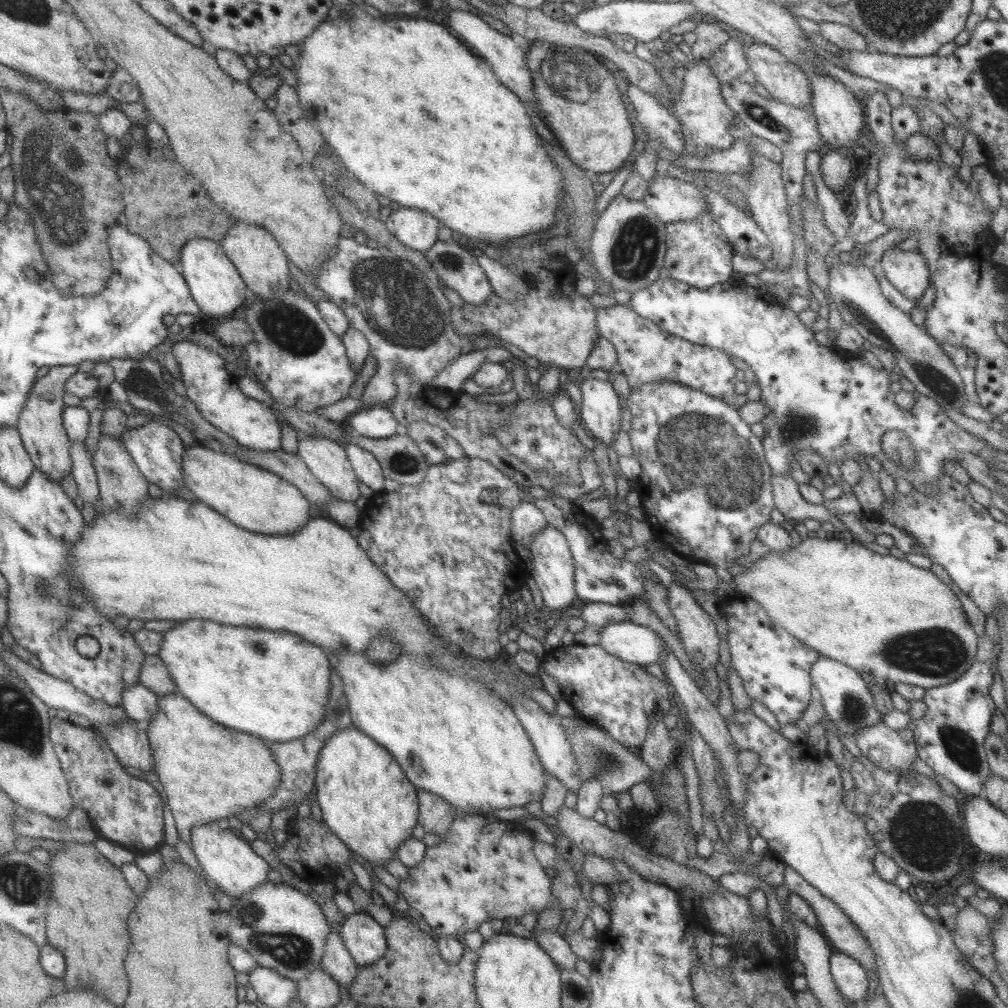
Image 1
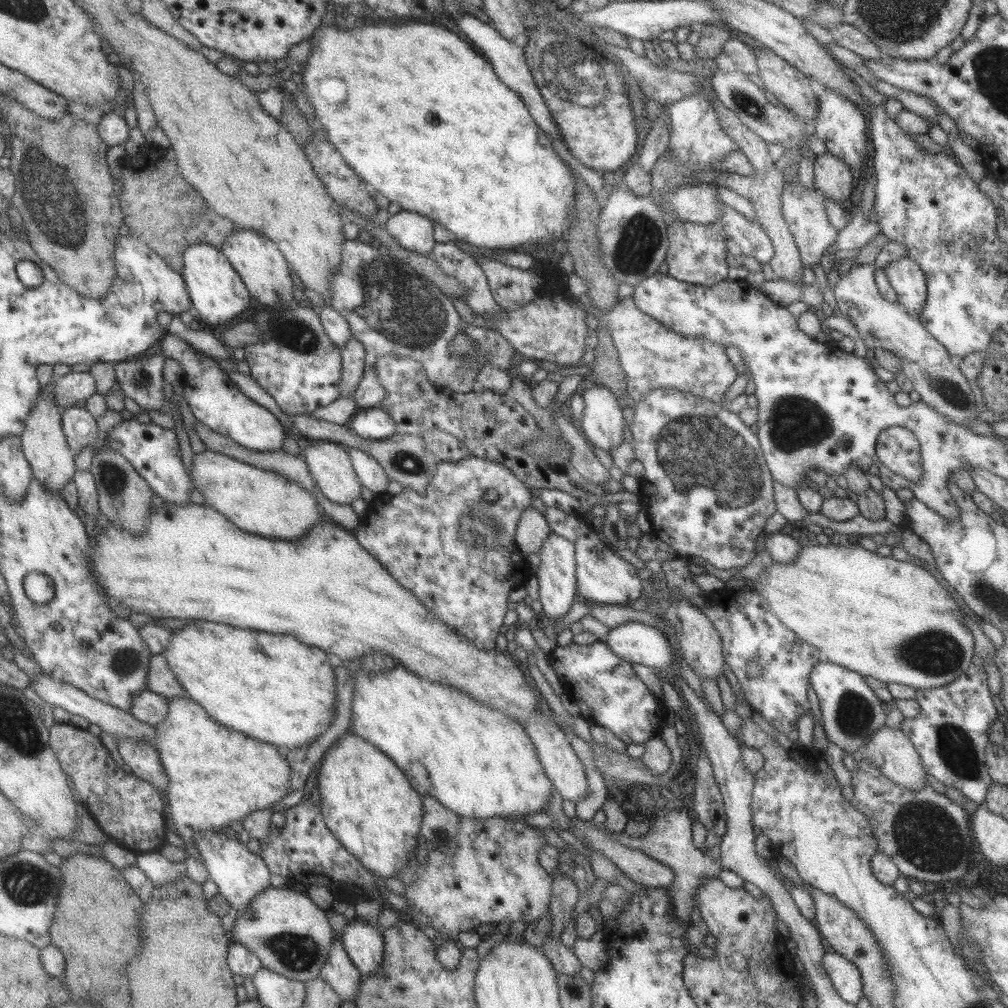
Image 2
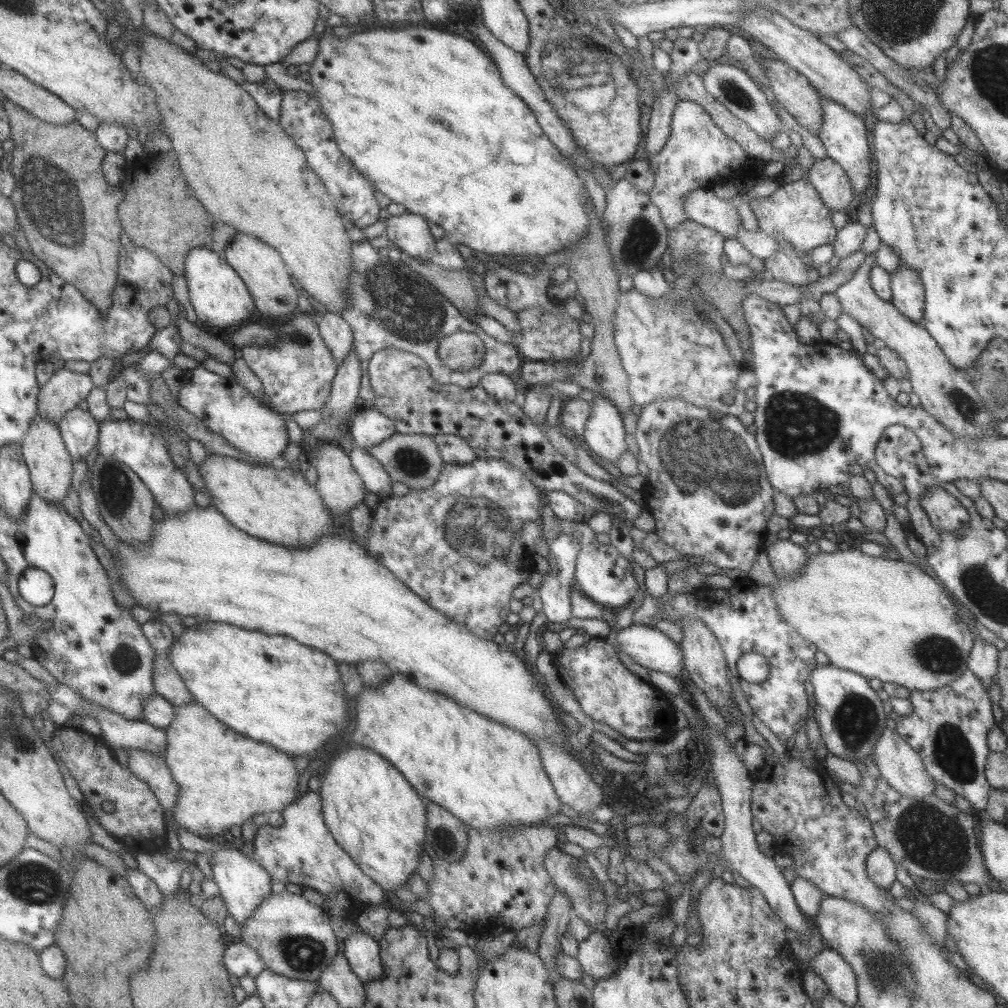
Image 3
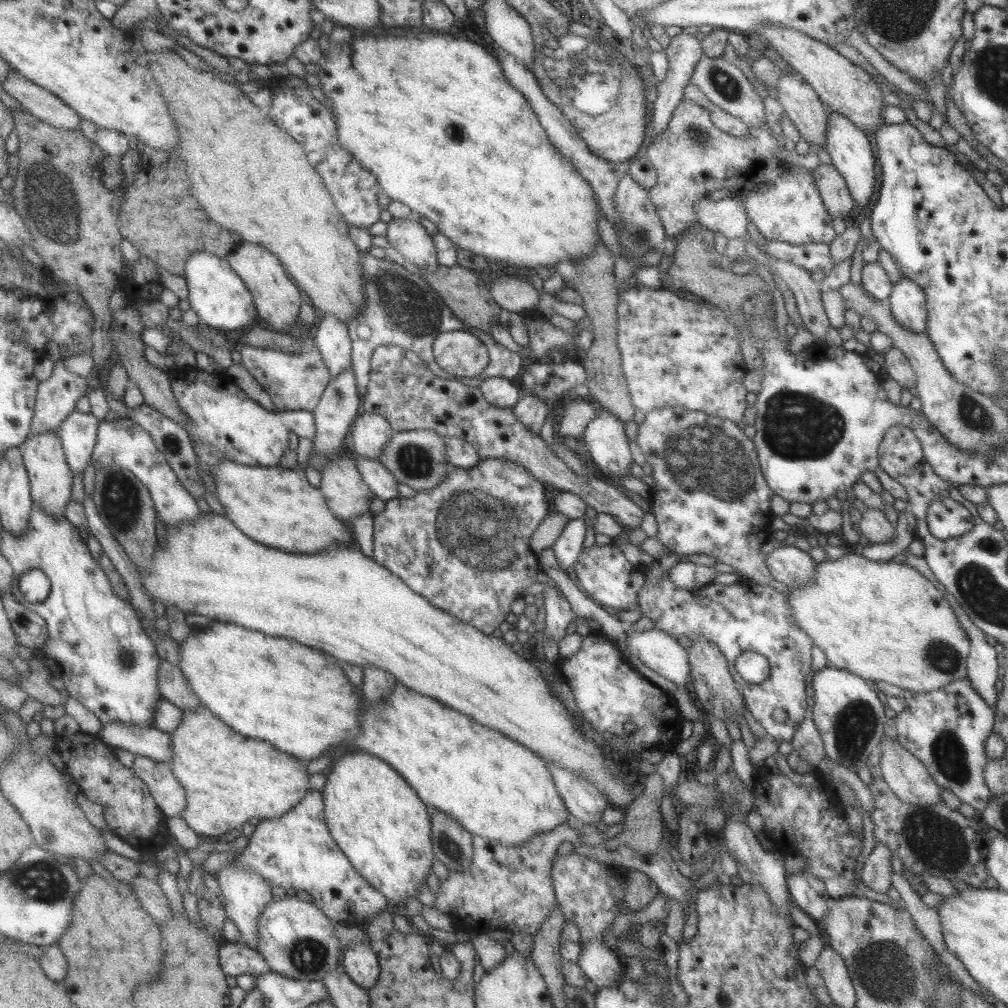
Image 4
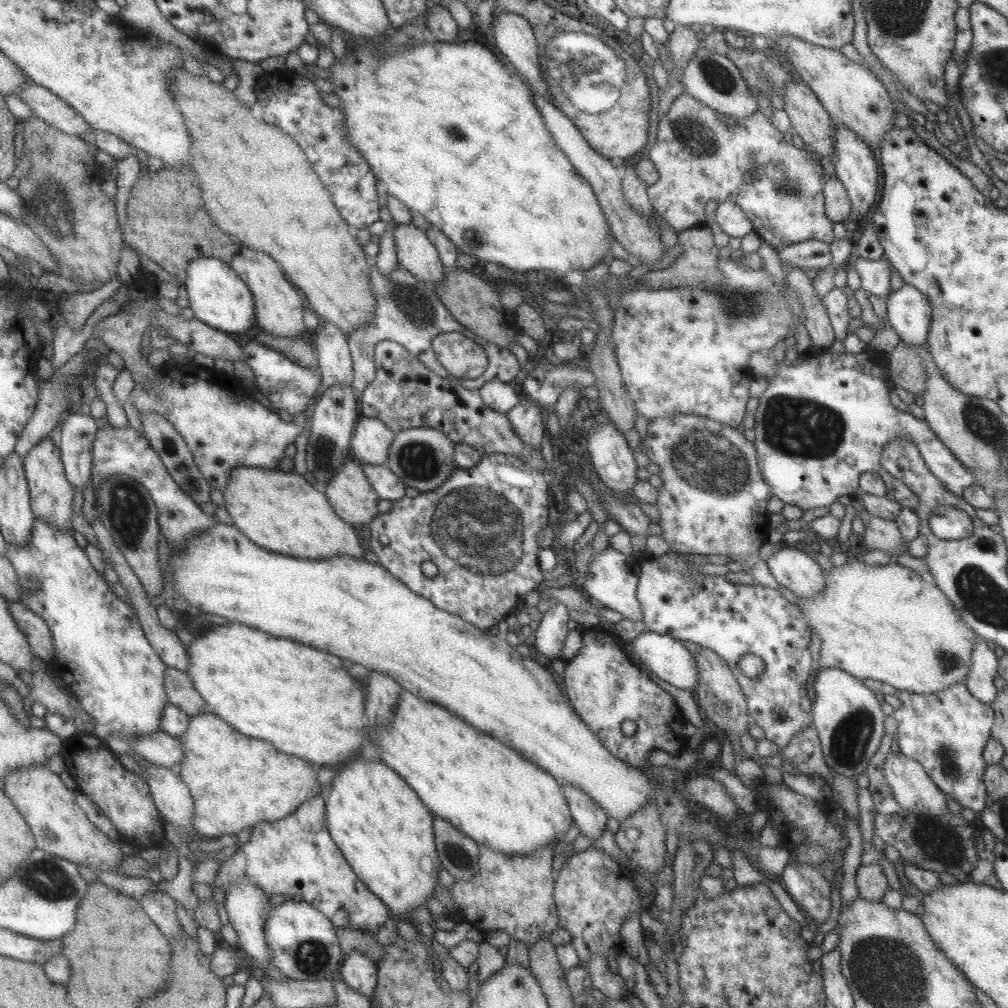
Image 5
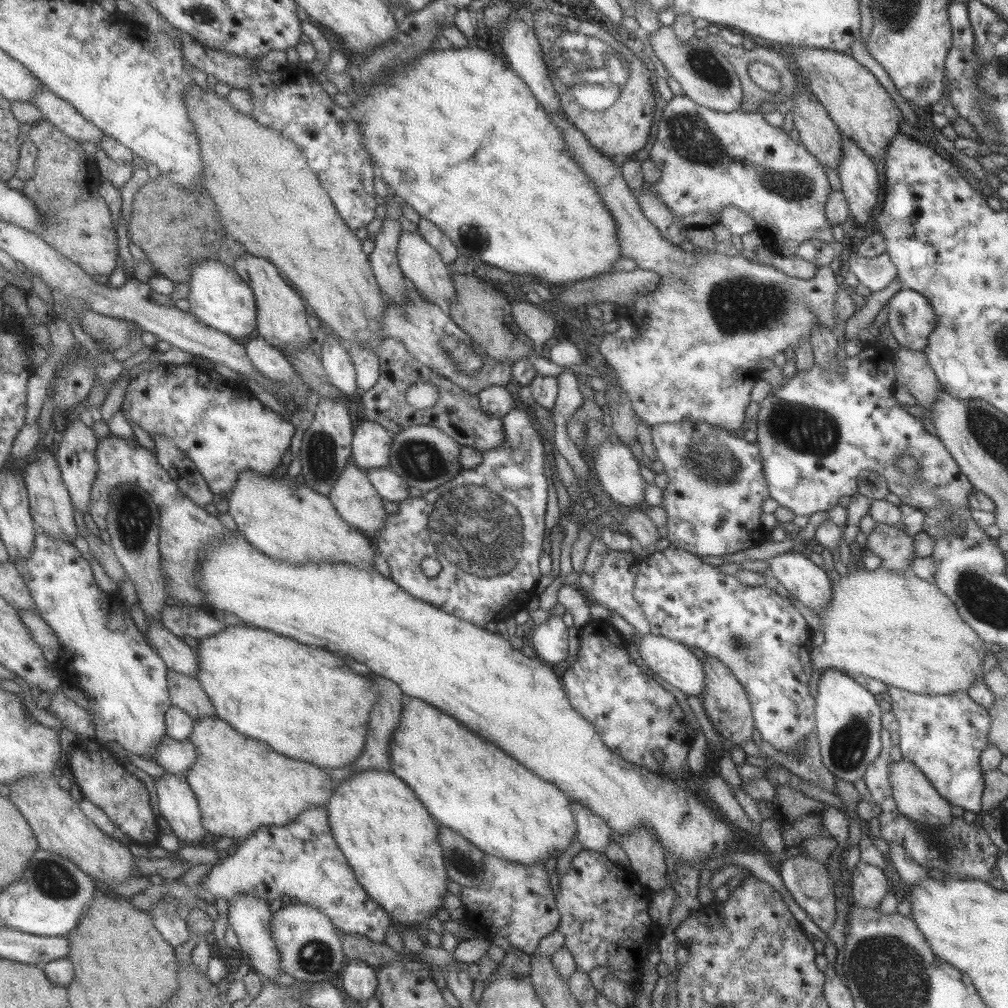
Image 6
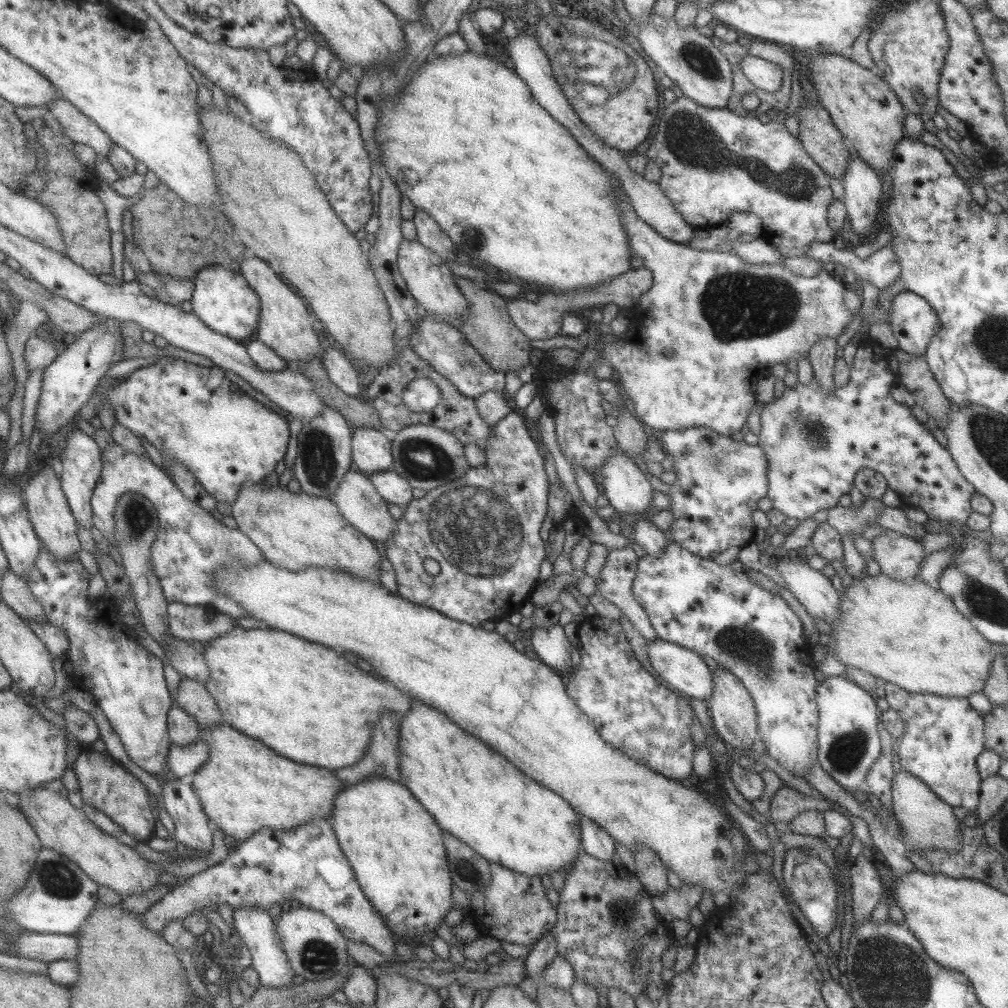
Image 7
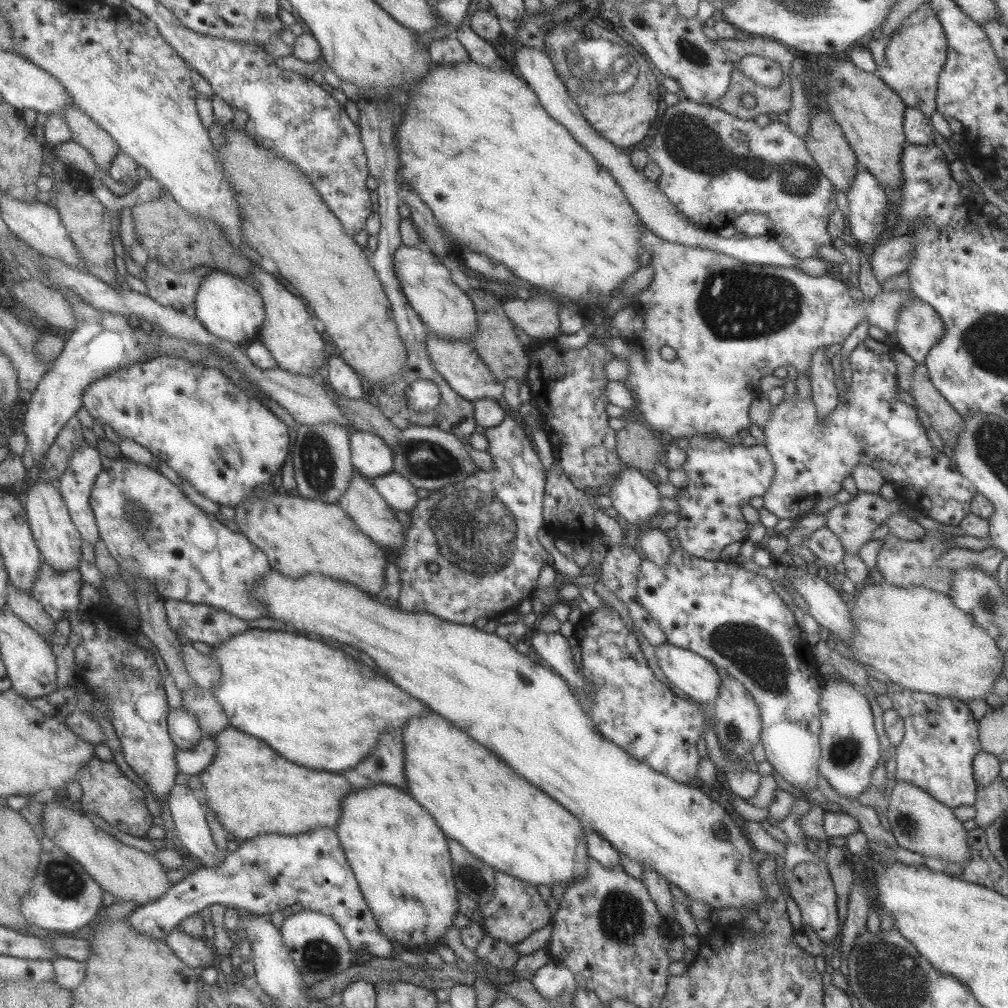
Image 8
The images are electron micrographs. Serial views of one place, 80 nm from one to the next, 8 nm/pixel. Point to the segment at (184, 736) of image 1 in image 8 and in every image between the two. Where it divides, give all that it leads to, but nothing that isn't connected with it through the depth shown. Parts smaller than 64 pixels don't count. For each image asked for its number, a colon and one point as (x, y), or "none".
2: (215, 774)
3: (223, 778)
4: (228, 779)
5: (235, 781)
6: (240, 784)
7: (244, 786)
8: (252, 790)

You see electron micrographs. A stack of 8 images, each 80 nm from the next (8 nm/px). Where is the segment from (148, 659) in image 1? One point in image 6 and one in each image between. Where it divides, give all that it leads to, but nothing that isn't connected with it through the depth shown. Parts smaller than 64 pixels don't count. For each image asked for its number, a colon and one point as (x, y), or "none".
2: (160, 680)
3: (166, 683)
4: (173, 687)
5: (179, 690)
6: (184, 692)

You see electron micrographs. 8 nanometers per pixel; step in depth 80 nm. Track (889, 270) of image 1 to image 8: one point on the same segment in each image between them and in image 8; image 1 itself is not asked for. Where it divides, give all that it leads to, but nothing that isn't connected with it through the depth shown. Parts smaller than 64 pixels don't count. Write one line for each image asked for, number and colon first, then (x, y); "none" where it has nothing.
2: (908, 282)
3: (907, 293)
4: (907, 304)
5: (908, 311)
6: (911, 318)
7: (913, 322)
8: (918, 327)

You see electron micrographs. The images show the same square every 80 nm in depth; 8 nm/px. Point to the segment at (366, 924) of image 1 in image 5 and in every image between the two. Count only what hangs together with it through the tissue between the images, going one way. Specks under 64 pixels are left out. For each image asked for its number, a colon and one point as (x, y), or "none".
2: (363, 943)
3: (361, 951)
4: (359, 962)
5: (358, 972)

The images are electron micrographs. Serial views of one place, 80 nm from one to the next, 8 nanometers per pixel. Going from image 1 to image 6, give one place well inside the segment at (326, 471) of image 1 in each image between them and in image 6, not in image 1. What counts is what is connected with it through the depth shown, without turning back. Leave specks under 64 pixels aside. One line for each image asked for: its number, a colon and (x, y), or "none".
2: (330, 468)
3: (340, 488)
4: (345, 494)
5: (353, 500)
6: (356, 501)

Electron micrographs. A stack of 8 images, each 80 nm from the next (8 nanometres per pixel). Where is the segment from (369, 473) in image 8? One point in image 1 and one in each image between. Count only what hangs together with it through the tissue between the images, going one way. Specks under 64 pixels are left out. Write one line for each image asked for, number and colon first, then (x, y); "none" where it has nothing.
1: (378, 422)
2: (371, 423)
3: (368, 427)
4: (370, 433)
5: (370, 440)
6: (370, 448)
7: (370, 450)

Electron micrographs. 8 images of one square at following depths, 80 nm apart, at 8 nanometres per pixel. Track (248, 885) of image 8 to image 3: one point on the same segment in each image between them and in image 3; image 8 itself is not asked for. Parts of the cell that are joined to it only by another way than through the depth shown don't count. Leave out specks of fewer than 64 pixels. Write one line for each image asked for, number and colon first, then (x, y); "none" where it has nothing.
3: (301, 851)
4: (295, 851)
5: (295, 855)
6: (301, 859)
7: (306, 864)

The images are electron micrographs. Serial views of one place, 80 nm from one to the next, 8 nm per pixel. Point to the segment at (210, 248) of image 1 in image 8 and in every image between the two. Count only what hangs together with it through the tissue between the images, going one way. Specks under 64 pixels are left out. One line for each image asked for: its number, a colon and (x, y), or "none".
2: (217, 294)
3: (219, 297)
4: (219, 298)
5: (217, 297)
6: (219, 298)
7: (221, 299)
8: (230, 308)

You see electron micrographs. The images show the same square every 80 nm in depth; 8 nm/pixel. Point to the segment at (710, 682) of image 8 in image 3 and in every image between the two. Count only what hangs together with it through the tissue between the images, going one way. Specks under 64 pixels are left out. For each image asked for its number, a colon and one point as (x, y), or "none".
3: (648, 647)
4: (660, 652)
5: (667, 658)
6: (671, 661)
7: (682, 668)

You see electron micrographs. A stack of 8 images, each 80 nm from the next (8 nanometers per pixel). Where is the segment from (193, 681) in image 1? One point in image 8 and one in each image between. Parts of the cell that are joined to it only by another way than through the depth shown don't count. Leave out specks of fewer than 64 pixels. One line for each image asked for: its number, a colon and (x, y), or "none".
2: (287, 697)
3: (272, 689)
4: (295, 697)
5: (298, 698)
6: (303, 701)
7: (301, 699)
8: (314, 706)

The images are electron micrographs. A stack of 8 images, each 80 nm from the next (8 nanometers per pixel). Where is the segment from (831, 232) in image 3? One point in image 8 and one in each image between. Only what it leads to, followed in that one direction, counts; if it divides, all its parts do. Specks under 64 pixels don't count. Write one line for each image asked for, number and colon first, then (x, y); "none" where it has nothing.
4: (692, 157)
5: (778, 187)
6: (708, 160)
7: (713, 163)
8: (713, 166)

